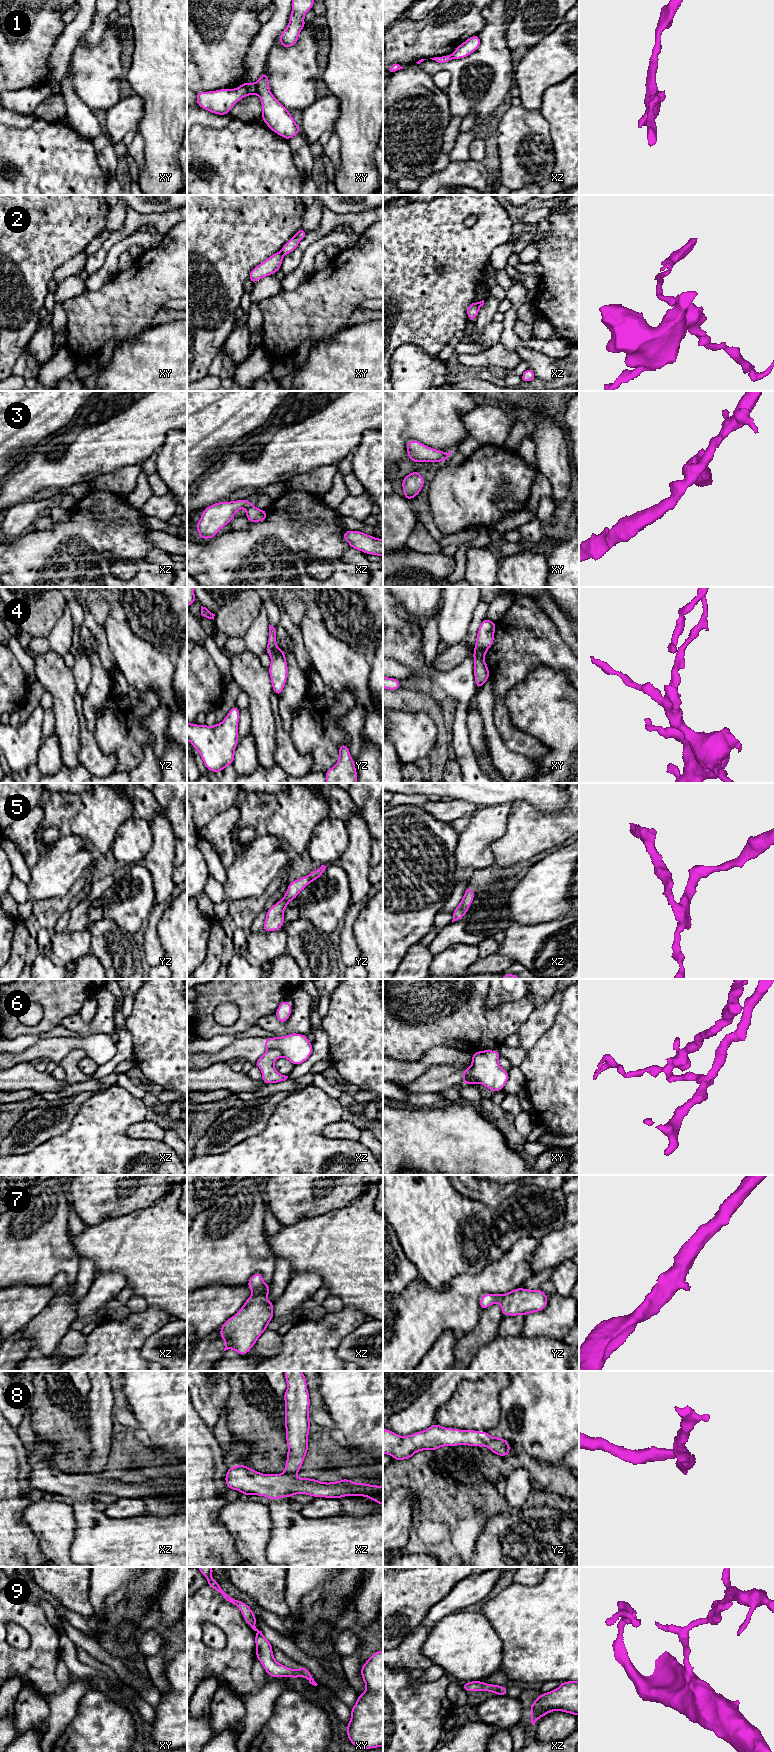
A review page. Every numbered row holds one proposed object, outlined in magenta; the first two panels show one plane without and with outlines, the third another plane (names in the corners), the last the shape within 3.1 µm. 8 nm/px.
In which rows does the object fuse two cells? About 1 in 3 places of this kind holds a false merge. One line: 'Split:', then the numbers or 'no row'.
Split: 1, 2, 3, 4, 6

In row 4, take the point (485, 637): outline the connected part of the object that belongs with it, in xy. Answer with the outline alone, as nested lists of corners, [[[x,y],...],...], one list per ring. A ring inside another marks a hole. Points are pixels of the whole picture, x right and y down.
[[[484,618],[479,626],[474,652],[482,655],[493,645],[496,622]]]

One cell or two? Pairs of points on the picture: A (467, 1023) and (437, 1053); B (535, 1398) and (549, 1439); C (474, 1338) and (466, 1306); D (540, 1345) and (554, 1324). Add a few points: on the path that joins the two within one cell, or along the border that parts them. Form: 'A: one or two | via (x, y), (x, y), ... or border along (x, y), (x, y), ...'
A: two | border along (467, 1052), (451, 1047), (433, 1046), (423, 1054)
B: one | via (545, 1408), (548, 1411), (548, 1429)
C: two | border along (481, 1311), (479, 1322), (469, 1332), (464, 1334)
D: two | border along (521, 1334), (540, 1337)

